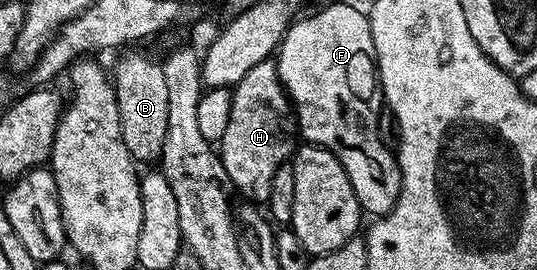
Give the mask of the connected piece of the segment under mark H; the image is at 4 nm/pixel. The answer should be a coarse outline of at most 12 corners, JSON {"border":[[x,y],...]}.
{"border":[[277,63],[234,85],[222,165],[237,195],[269,201],[296,151]]}

